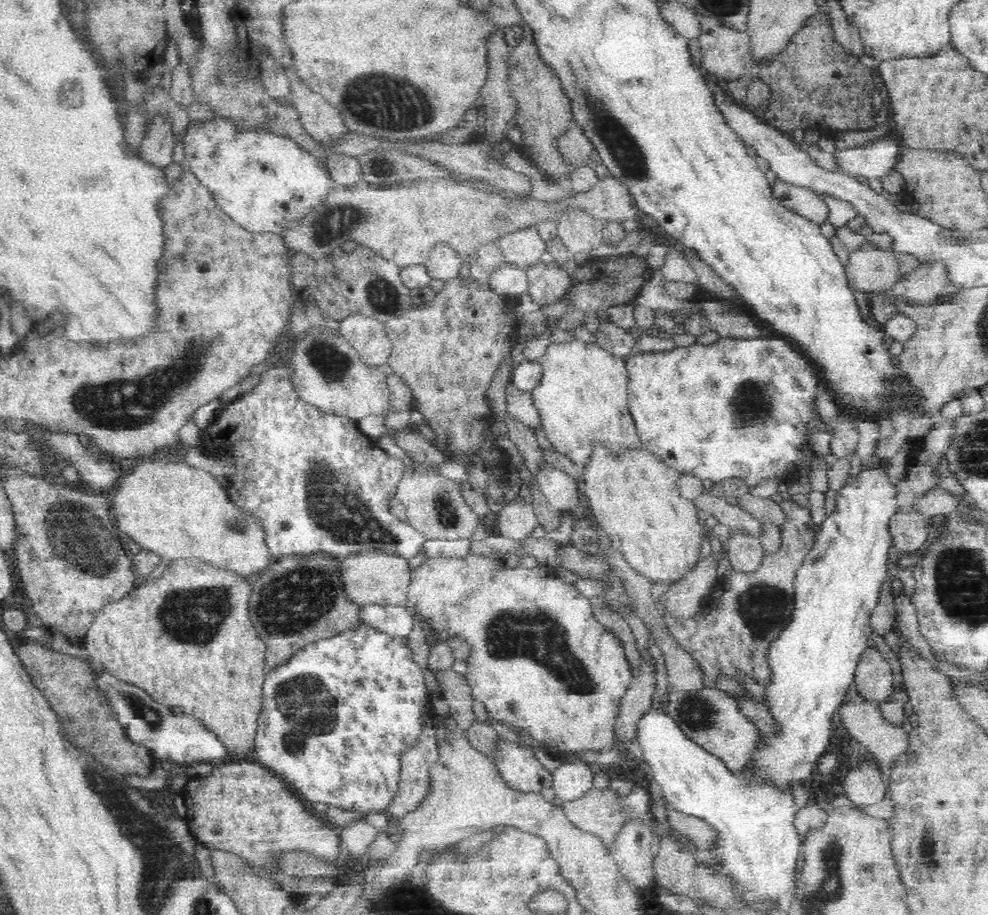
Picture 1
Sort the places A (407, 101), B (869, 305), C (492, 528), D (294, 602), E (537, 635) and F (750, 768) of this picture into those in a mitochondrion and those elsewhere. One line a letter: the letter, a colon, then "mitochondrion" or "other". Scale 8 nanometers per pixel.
A: mitochondrion
B: other
C: other
D: mitochondrion
E: mitochondrion
F: other

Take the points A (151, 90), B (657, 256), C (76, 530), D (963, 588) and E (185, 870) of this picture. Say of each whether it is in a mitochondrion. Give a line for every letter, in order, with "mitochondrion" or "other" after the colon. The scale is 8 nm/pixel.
A: other
B: other
C: mitochondrion
D: mitochondrion
E: mitochondrion

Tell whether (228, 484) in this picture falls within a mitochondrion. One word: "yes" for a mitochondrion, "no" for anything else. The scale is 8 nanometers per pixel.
no

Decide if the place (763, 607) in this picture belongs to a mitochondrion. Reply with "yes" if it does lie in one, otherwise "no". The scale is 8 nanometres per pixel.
yes

